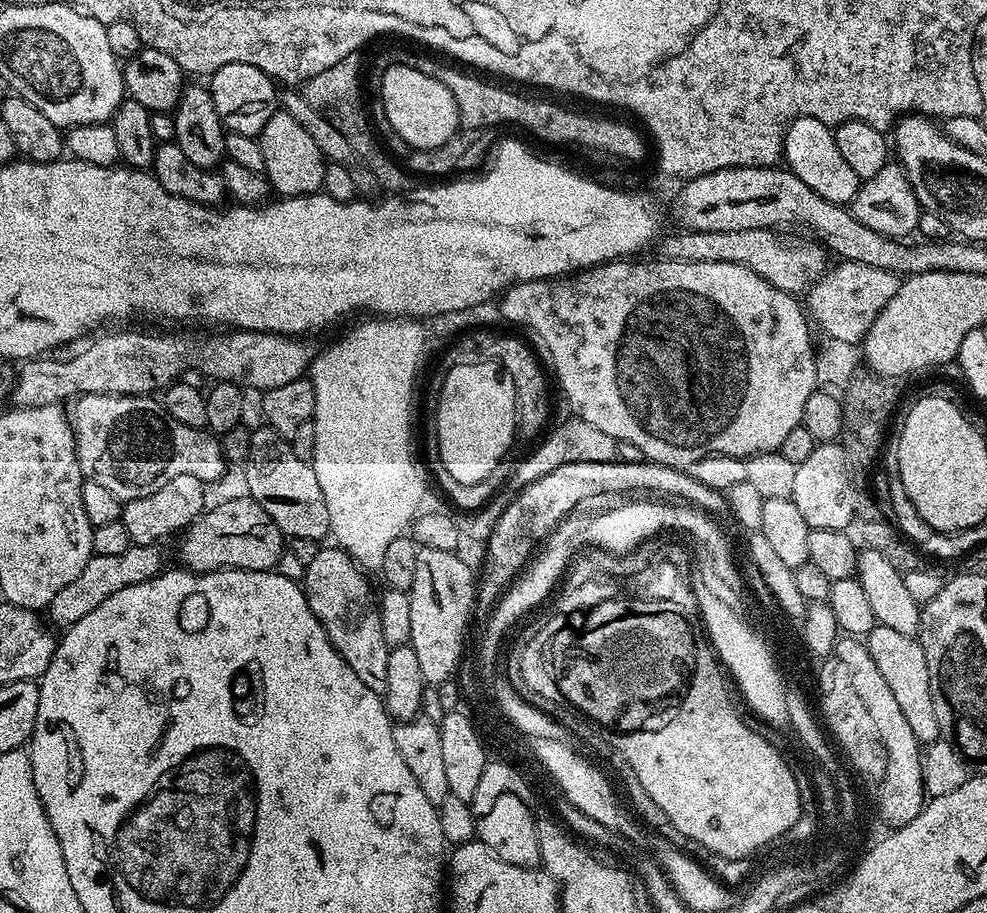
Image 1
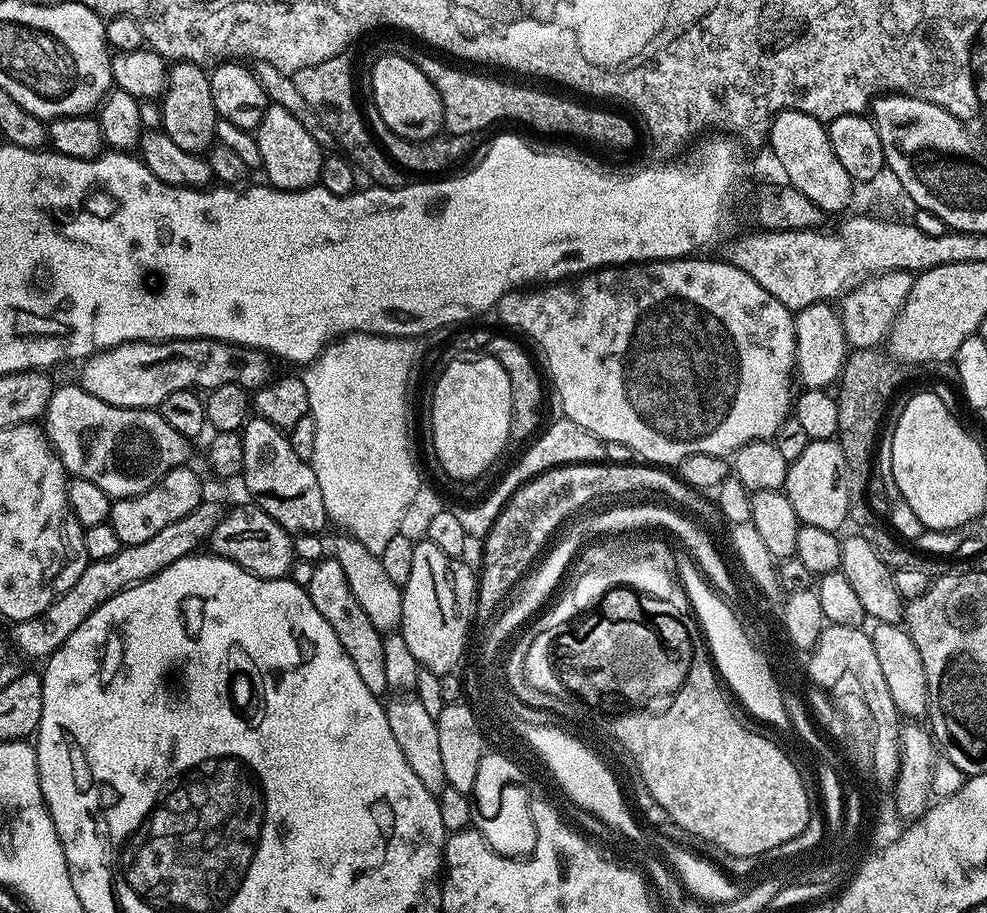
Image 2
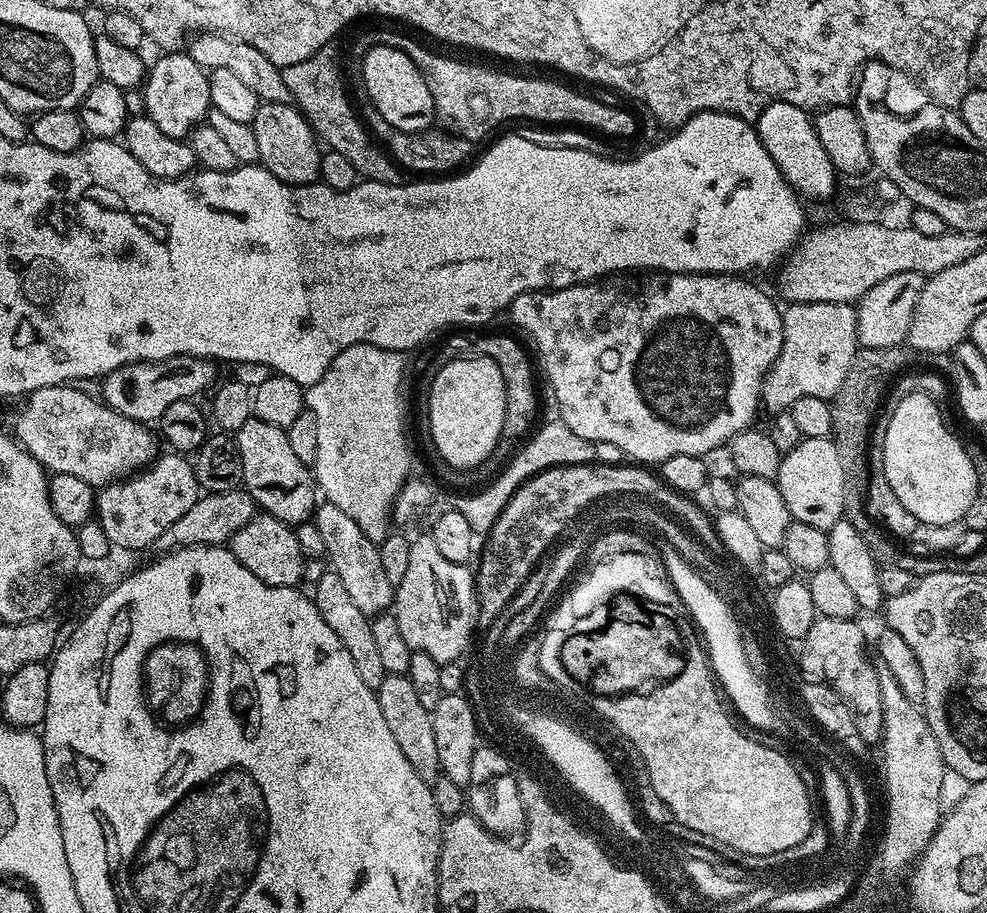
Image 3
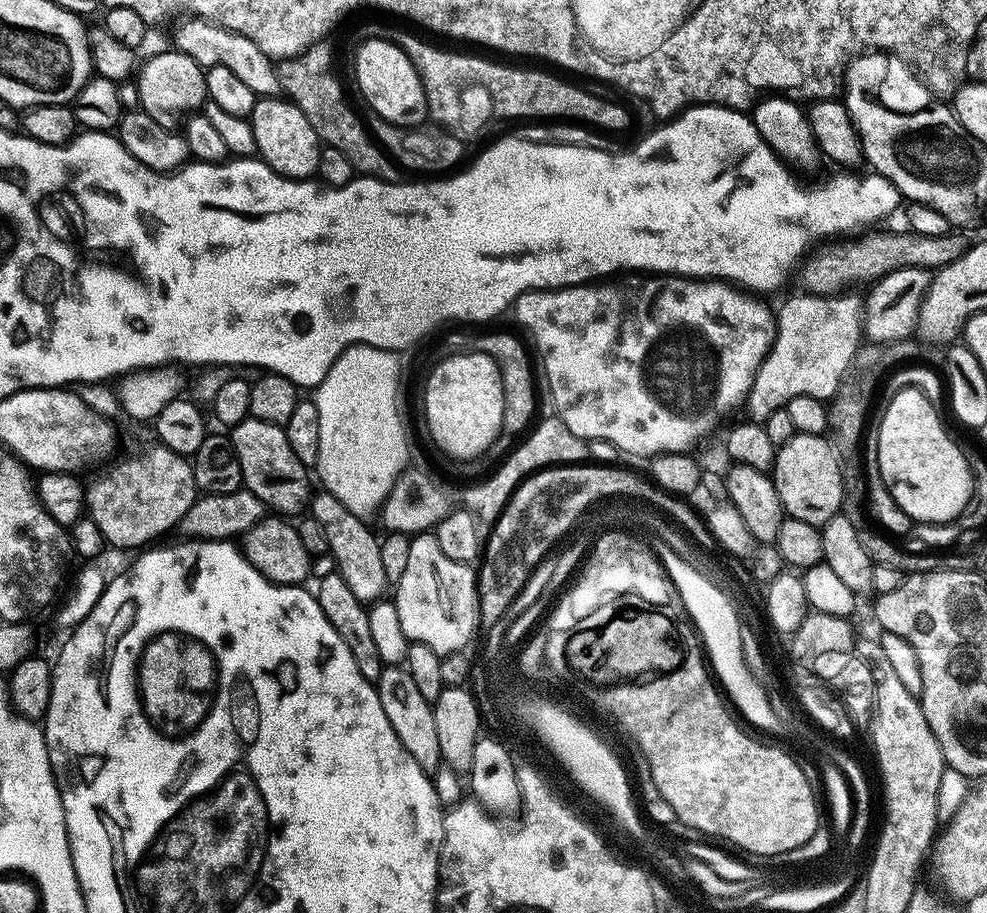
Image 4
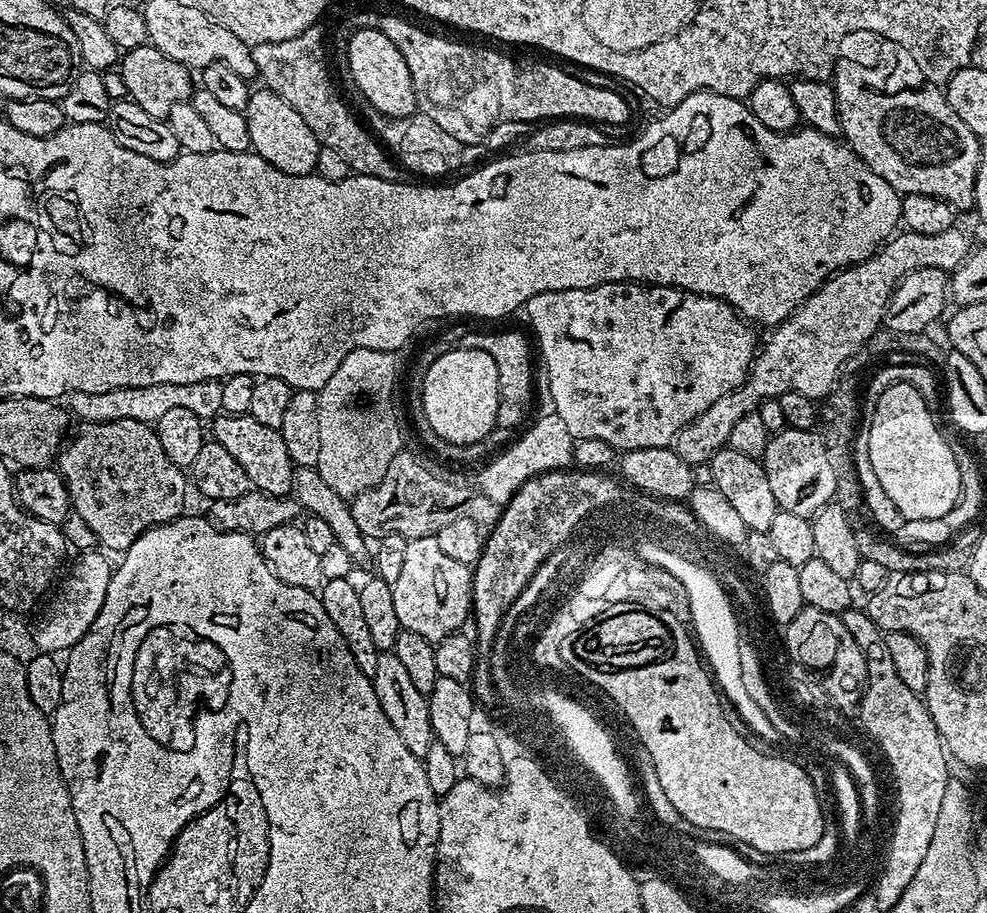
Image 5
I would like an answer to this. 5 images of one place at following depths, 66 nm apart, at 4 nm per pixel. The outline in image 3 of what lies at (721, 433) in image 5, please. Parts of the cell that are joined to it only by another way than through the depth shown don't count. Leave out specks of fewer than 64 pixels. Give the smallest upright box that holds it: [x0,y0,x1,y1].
[760,302,856,412]

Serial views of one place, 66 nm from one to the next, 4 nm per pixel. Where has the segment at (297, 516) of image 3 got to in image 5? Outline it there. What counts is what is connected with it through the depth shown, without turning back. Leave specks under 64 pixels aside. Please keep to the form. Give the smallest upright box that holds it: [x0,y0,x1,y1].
[210,414,294,496]

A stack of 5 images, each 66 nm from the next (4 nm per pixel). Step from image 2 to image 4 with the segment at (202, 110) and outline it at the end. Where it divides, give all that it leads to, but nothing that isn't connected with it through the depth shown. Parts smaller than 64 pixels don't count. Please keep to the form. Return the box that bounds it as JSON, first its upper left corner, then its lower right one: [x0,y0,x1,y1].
[135,50,208,129]

